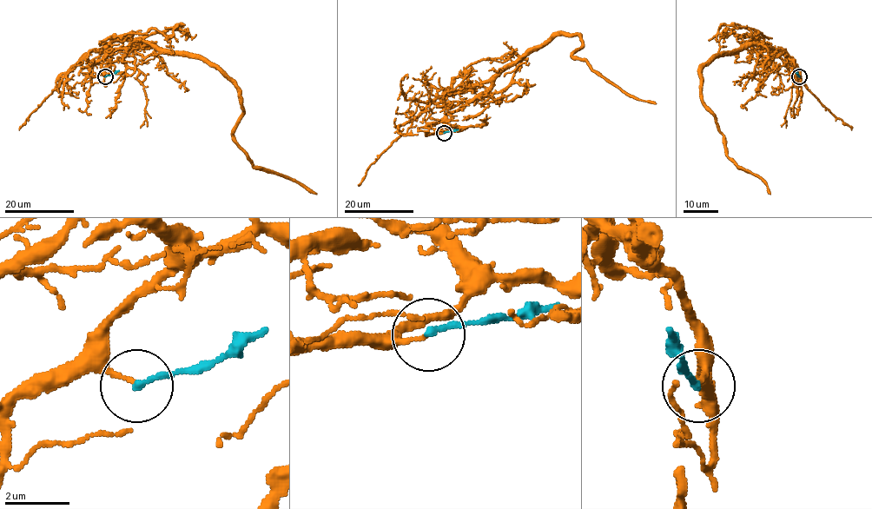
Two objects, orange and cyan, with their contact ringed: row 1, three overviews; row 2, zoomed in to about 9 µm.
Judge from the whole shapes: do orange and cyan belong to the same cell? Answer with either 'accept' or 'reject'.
accept

